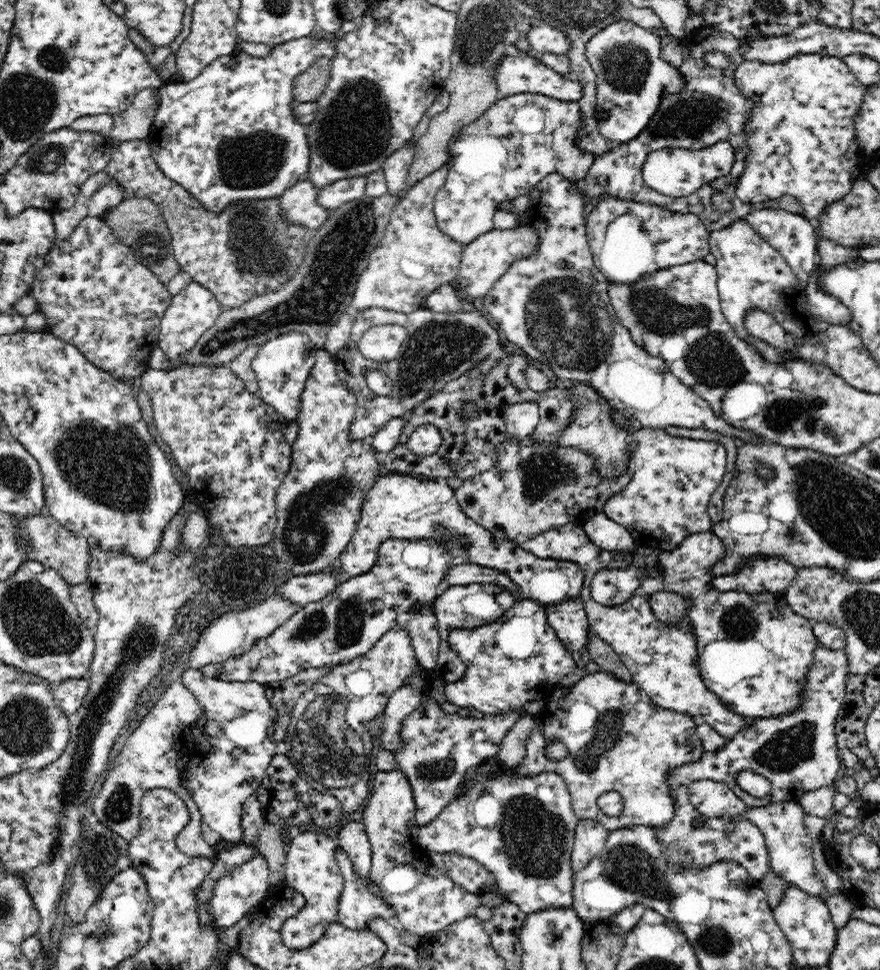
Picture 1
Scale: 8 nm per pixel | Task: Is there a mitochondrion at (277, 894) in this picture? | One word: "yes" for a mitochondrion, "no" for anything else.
no

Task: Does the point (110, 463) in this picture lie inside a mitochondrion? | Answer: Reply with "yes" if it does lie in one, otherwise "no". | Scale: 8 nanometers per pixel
yes

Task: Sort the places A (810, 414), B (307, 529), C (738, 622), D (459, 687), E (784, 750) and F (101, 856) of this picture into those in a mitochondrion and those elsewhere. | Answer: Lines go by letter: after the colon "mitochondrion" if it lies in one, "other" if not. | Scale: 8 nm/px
A: mitochondrion
B: mitochondrion
C: mitochondrion
D: other
E: mitochondrion
F: mitochondrion

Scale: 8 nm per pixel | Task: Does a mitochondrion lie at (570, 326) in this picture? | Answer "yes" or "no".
yes

